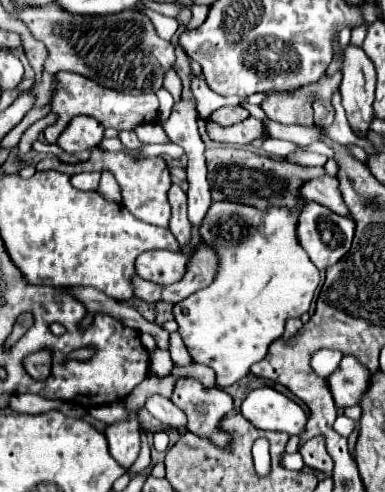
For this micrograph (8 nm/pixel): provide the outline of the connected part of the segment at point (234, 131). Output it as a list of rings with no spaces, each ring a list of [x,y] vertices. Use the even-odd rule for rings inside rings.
[[[249,117],[241,123],[235,123],[231,127],[219,127],[217,123],[209,121],[207,123],[207,133],[213,141],[219,141],[219,143],[231,143],[231,145],[247,145],[255,139],[261,139],[263,133],[265,133],[265,125],[255,119],[255,117]]]

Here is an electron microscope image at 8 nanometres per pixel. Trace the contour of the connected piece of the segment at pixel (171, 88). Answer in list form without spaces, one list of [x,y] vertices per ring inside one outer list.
[[[171,69],[171,71],[167,71],[163,87],[173,95],[173,99],[175,99],[175,101],[177,101],[177,99],[181,99],[181,89],[183,89],[183,85],[181,85],[181,79],[177,77],[177,73],[175,73],[173,69]]]

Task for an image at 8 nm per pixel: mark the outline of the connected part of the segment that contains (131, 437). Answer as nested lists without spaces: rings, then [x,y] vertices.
[[[133,417],[131,421],[113,423],[105,429],[105,437],[109,441],[109,451],[113,459],[127,471],[141,451],[141,431],[139,421]]]

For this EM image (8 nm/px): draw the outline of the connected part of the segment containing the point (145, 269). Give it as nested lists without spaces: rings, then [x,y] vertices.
[[[189,247],[189,251],[147,251],[137,257],[135,271],[141,279],[147,279],[155,285],[171,285],[171,281],[179,281],[189,265],[189,259],[197,247]]]

